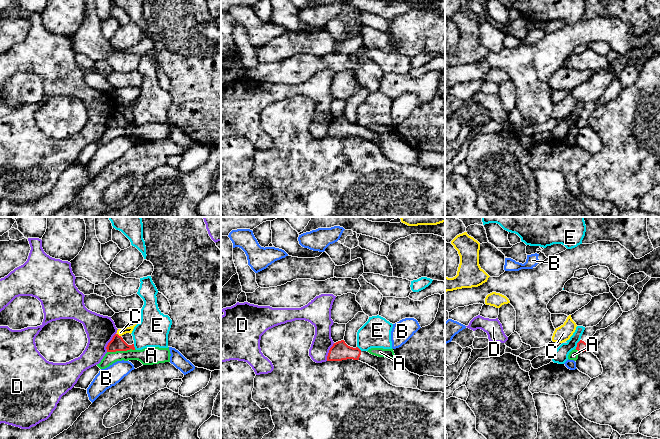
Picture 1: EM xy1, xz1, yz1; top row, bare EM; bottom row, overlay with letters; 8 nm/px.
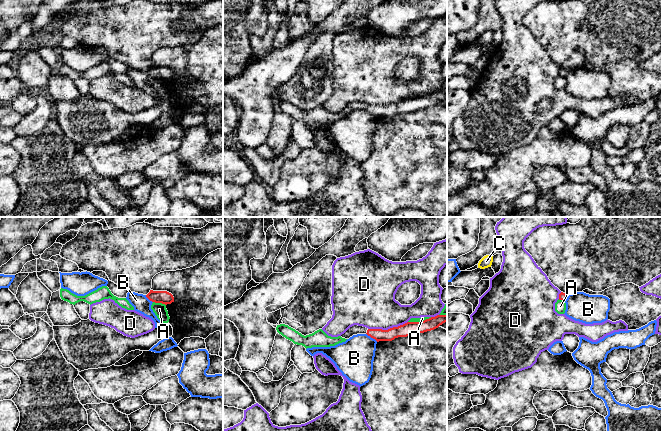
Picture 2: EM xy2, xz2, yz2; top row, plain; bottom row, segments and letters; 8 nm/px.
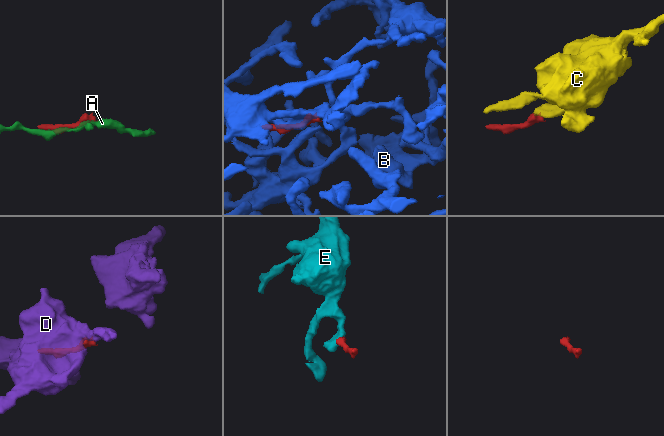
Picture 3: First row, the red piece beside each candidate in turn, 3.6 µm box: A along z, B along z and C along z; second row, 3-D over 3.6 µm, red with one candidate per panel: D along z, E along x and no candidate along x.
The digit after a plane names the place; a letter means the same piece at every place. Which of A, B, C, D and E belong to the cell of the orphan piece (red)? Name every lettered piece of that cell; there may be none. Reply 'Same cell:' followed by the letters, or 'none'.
Same cell: none

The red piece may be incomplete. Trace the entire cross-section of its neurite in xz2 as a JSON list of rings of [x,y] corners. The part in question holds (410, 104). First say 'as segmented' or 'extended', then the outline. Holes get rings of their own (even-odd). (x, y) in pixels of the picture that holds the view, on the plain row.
extended; [[[437,91],[420,98],[407,98],[398,103],[393,103],[388,106],[368,105],[363,102],[354,101],[350,103],[342,114],[349,115],[353,111],[367,110],[371,114],[379,117],[392,117],[398,113],[413,112],[438,104],[443,99],[447,98],[447,91]]]

